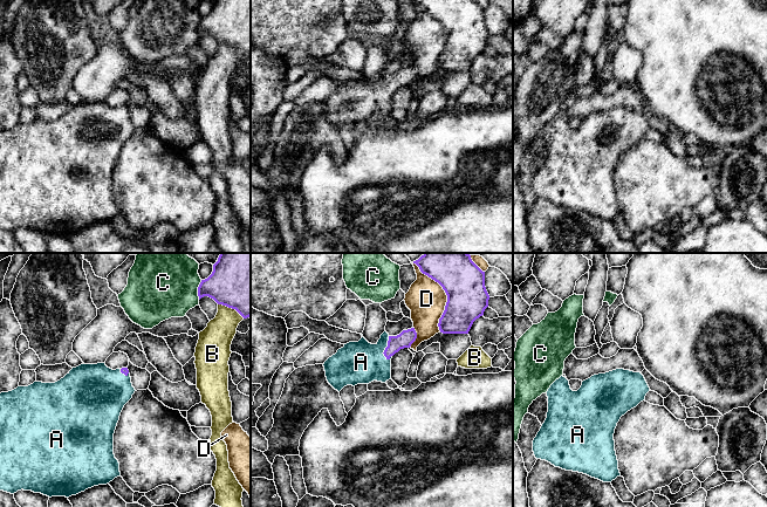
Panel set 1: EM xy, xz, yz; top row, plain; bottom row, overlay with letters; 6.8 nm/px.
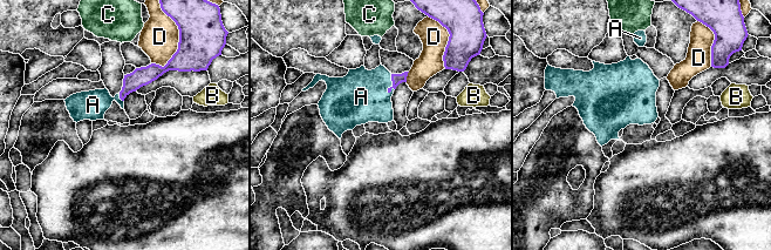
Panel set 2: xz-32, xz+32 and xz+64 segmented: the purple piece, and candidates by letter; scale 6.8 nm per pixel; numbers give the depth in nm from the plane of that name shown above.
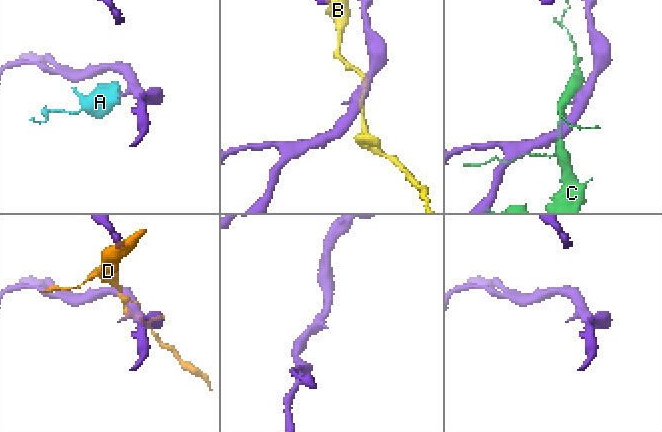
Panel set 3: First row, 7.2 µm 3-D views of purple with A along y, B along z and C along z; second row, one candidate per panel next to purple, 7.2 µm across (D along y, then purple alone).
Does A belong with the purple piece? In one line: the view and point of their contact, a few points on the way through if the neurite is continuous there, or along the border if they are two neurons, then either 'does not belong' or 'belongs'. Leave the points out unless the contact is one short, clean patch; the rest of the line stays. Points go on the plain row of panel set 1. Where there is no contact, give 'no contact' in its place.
meets purple in xz at (385, 86); runs through xz (405, 76), (385, 86), (371, 100), (361, 100); belongs

